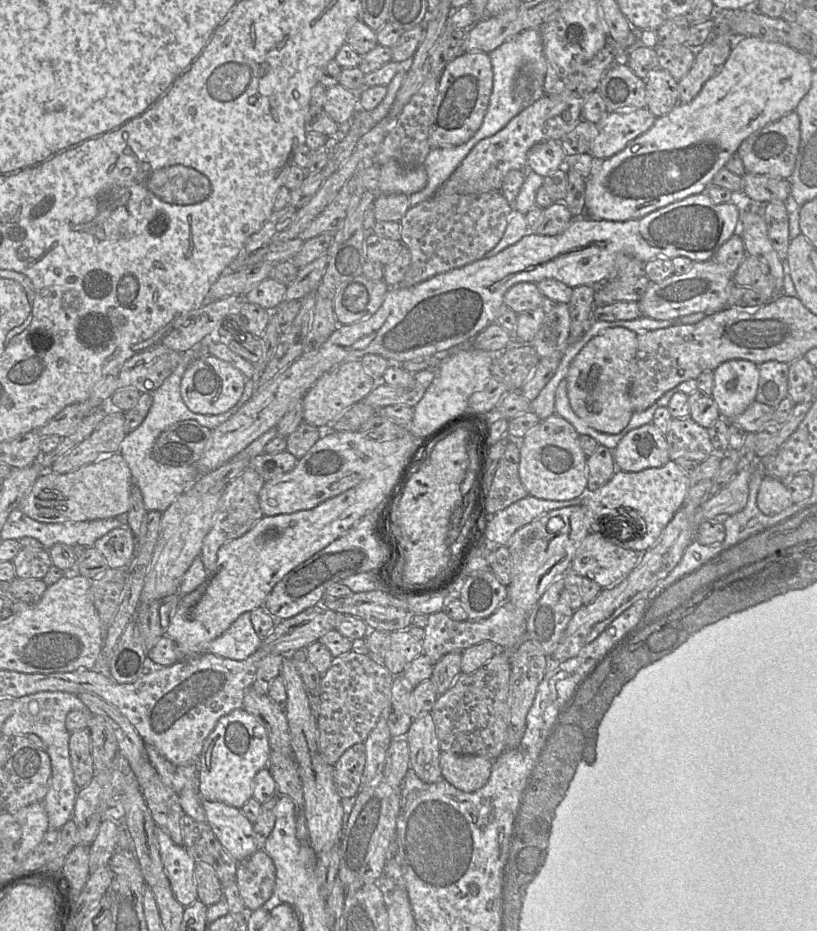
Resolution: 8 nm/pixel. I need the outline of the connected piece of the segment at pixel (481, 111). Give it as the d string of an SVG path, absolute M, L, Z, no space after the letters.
M466 52L450 61L439 78L433 108L429 143L432 149L462 145L480 128L493 89L493 69L489 54Z

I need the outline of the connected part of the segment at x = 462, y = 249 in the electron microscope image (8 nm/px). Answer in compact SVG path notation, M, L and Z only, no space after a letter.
M499 191L481 195L434 195L410 207L399 223L401 242L411 253L411 263L397 287L411 287L484 258L502 239L512 210Z

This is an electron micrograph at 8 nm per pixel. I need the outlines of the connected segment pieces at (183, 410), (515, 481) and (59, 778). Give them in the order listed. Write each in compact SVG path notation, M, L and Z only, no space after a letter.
M199 346L182 353L181 361L176 369L152 394L153 403L142 424L134 431L128 433L119 447L119 453L125 459L131 471L133 483L141 491L147 511L154 510L163 513L179 496L191 488L200 477L195 465L169 466L160 464L153 459L152 449L159 435L170 425L184 420L195 420L202 426L213 430L234 415L252 397L257 387L257 383L254 380L246 379L240 400L223 414L203 415L193 413L185 405L181 397L181 380L189 364L198 357L198 352Z
M509 442L494 474L488 493L479 504L481 517L487 518L529 495L519 477L520 450Z
M38 692L35 694L23 696L13 700L13 712L10 717L4 722L1 735L27 735L27 734L36 734L39 736L46 745L47 753L51 760L51 780L49 790L42 800L45 812L48 816L49 829L48 830L60 830L65 823L72 819L75 800L78 793L78 788L74 781L74 773L71 765L70 753L69 753L69 738L70 732L66 729L65 719L69 712L71 711L81 711L83 712L88 719L88 729L89 721L91 721L93 715L86 705L79 699L78 696L67 693L67 692Z

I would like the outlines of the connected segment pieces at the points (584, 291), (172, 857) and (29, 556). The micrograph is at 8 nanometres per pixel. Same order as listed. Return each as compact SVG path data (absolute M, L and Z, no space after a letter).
M581 285L573 289L568 303L571 317L571 340L580 338L591 324L595 309L595 292L596 287L591 285Z
M156 827L161 860L176 900L184 907L195 902L197 887L194 878L196 862L183 845L175 844L169 835Z
M21 548L12 560L15 575L21 579L43 579L52 566L48 550Z

